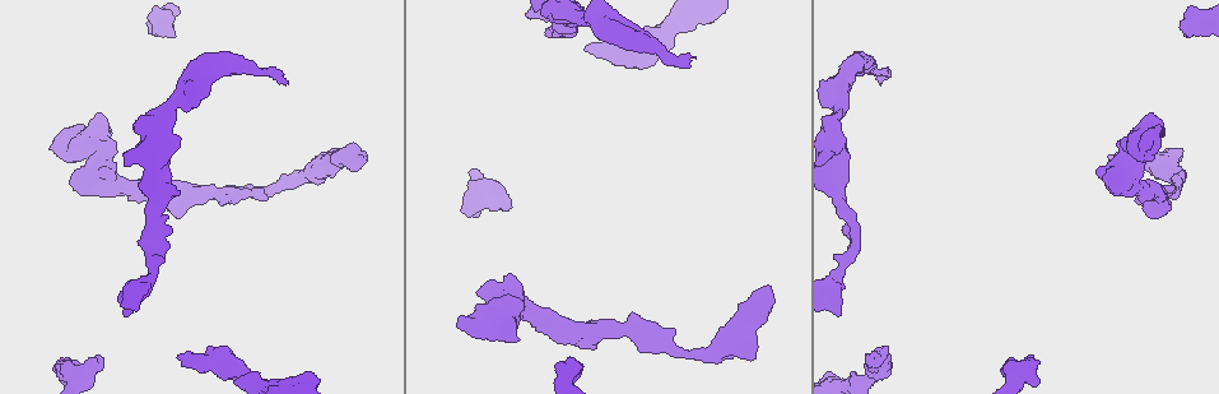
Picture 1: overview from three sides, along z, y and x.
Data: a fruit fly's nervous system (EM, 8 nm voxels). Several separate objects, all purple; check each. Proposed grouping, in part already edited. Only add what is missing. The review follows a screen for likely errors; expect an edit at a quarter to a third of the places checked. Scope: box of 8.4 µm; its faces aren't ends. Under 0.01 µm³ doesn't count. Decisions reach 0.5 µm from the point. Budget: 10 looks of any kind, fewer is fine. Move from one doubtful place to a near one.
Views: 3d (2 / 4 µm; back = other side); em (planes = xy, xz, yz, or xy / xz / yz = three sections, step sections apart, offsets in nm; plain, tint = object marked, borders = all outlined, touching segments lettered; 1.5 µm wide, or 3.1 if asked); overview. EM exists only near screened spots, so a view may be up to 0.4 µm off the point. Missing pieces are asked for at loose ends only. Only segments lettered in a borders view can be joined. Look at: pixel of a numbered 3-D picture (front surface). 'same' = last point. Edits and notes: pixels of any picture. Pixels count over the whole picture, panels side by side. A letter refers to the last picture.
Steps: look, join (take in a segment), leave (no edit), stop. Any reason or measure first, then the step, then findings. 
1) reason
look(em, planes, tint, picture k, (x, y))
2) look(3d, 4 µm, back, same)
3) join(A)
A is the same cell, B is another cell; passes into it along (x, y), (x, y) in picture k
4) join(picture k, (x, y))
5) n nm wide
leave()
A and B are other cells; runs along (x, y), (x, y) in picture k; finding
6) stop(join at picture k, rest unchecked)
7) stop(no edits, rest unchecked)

stops while still wide
look(em, planes, borders, picture 1, (1182, 148))

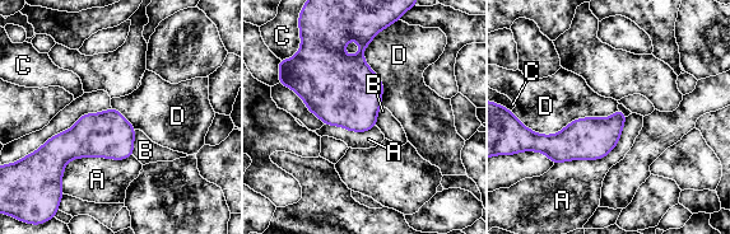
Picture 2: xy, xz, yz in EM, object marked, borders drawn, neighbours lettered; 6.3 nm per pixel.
leave()
A, B, C and D are other cells; border along (627, 117), (605, 155), (558, 163) in picture 2; no lettered segment goes on from it

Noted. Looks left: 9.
branch stops here
look(3d, 4 µm, picture 1, (62, 362))

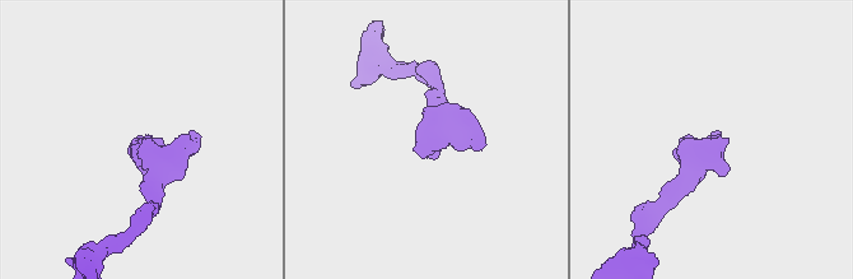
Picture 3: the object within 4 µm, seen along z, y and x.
shape alone is not enough
look(em, xy, step 4, borders, picture 3, (140, 137))

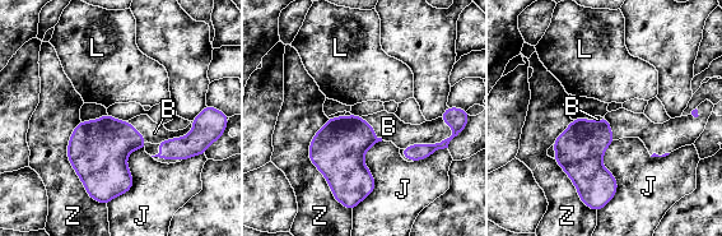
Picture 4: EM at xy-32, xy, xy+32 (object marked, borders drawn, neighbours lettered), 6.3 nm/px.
cut it another way
look(em, planes, borders, same)

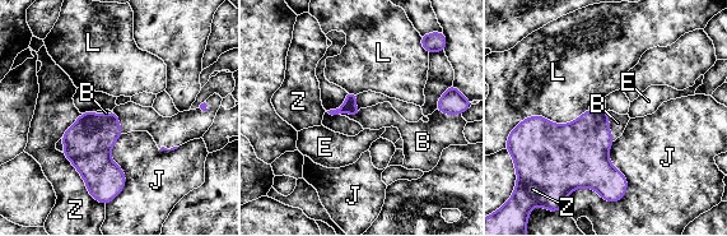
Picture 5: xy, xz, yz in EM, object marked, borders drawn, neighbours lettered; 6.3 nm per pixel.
join(B)
B is the same cell, E, J, L and Z are other cells; passes into it along (578, 152), (607, 125), (618, 123) in picture 5; the cell continues

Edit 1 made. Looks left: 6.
redraw
look(overview)

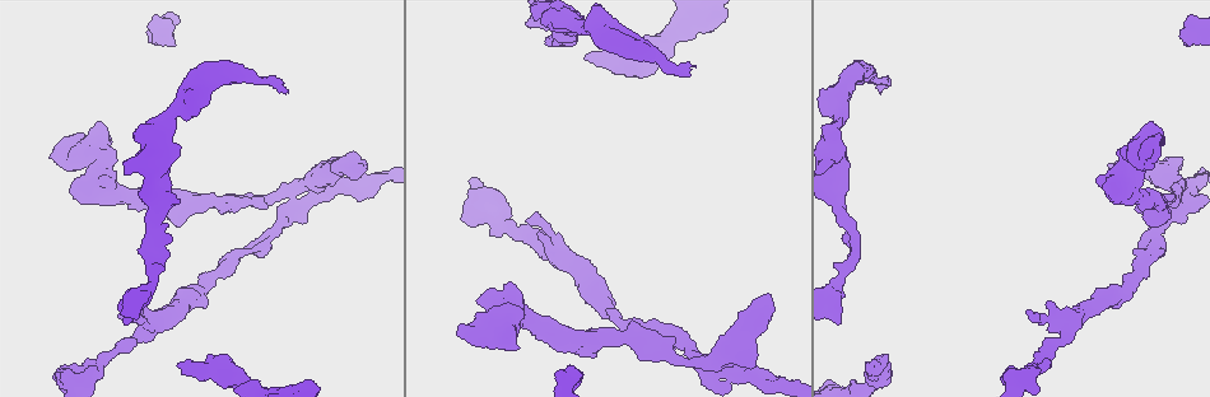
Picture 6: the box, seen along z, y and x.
long arm stops here
look(3d, 4 µm, picture 6, (178, 365))

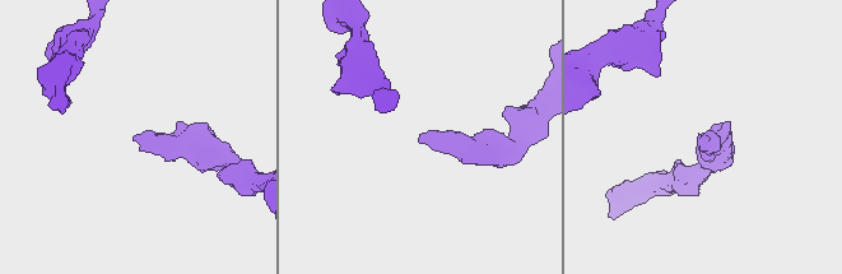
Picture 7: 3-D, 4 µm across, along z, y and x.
look(em, xy, step 4, borders, picture 7, (704, 140))

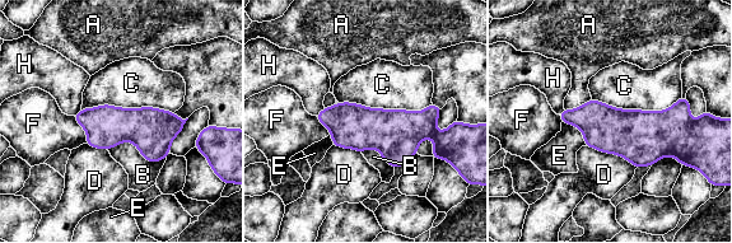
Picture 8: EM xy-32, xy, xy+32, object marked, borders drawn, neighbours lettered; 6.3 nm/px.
look(em, planes, borders, same)

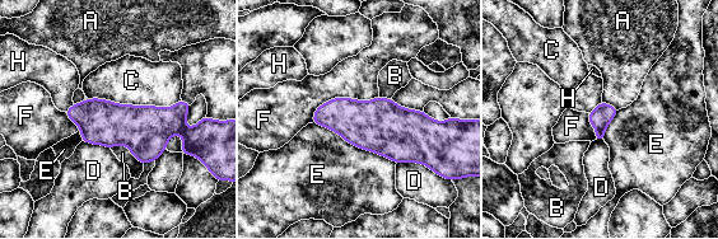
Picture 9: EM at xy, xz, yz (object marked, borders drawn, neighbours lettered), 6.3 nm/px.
280 nm wide
leave()
A, B, C, D, E, F and H are other cells; border along (88, 98), (162, 107), (181, 99) in picture 9; no lettered segment goes on from it

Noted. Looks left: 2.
stop(join at picture 5, rest unchecked)

